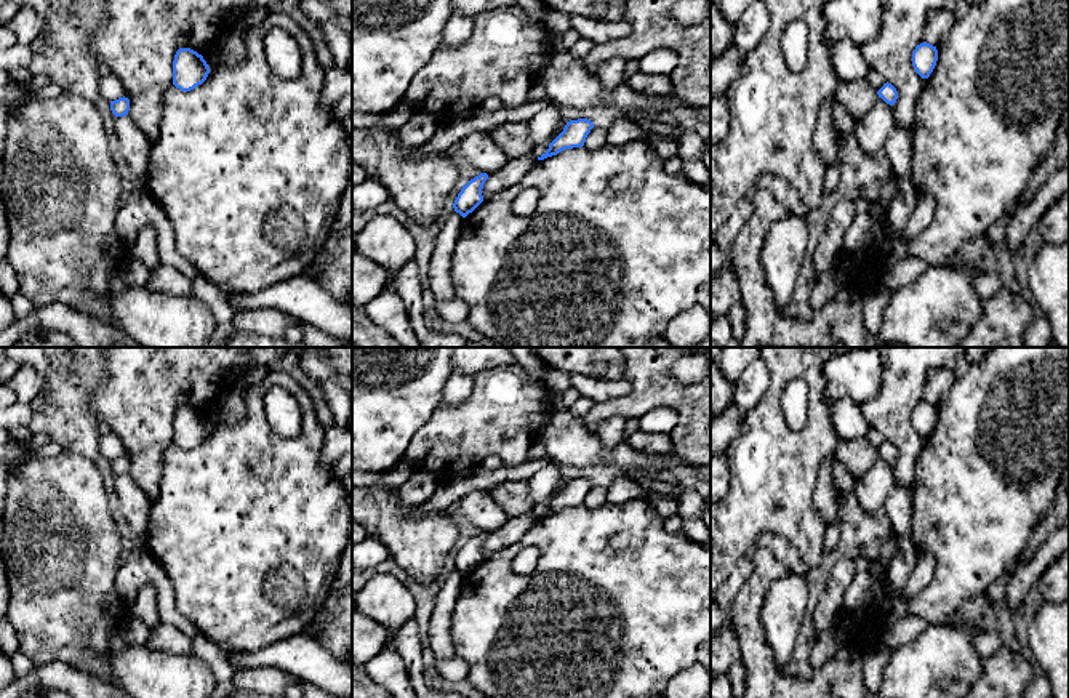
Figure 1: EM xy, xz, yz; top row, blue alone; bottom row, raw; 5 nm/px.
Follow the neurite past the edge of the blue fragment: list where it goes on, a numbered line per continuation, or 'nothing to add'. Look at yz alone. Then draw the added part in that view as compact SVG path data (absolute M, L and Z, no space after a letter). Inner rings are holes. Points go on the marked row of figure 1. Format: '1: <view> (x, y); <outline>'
nothing to add

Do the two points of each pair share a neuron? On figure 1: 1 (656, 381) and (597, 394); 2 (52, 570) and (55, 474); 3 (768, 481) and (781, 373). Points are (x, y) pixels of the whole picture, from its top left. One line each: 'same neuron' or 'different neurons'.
1: different neurons
2: same neuron
3: same neuron

